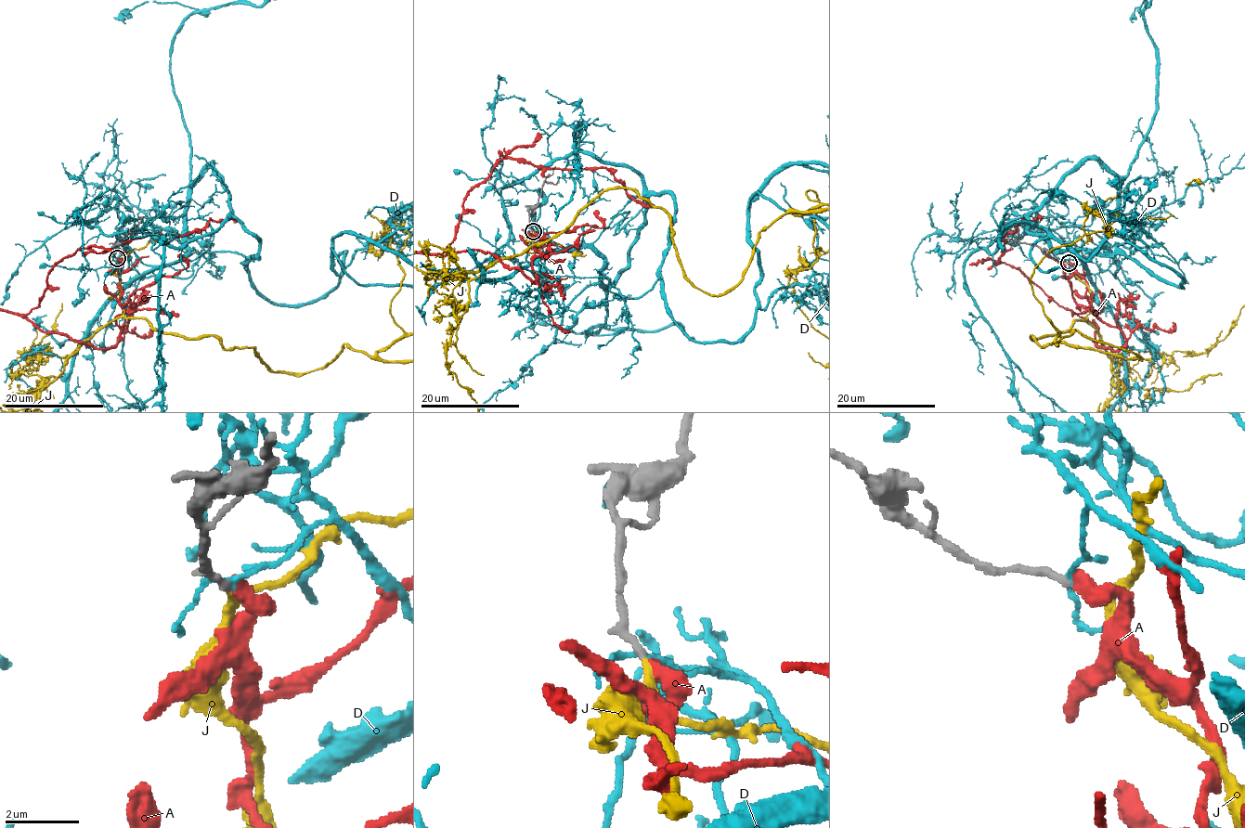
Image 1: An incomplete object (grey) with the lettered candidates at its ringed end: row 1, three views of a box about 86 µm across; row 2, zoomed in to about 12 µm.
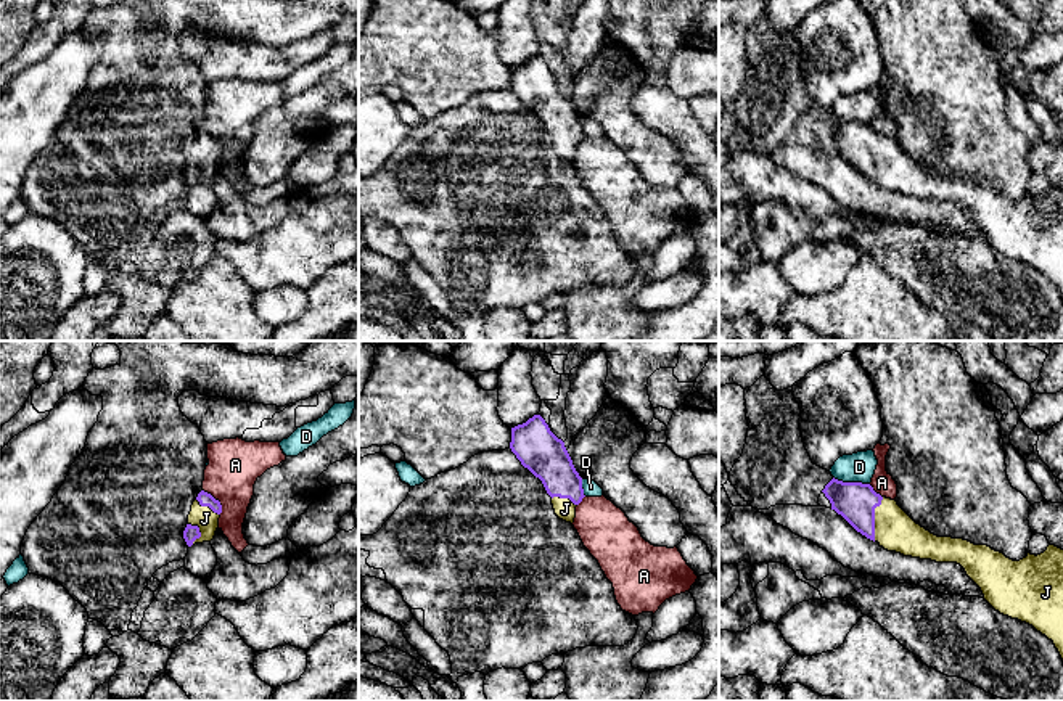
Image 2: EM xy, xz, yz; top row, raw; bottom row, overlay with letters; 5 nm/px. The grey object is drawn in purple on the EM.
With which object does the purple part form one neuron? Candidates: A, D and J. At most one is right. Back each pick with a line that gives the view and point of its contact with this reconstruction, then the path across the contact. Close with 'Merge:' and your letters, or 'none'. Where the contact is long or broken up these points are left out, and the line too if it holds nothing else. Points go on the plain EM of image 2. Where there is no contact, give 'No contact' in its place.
J: Touches purple at yz (874, 159). Path across: yz (856, 142), (874, 159), (885, 161), (894, 171)
Merge: J

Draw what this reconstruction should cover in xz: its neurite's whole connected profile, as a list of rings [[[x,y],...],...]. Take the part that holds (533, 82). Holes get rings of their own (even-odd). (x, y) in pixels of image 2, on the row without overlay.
[[[540,55],[511,68],[511,92],[536,117],[539,117],[552,137],[555,154],[574,162],[576,146],[582,141],[582,117],[576,111],[564,87]]]

